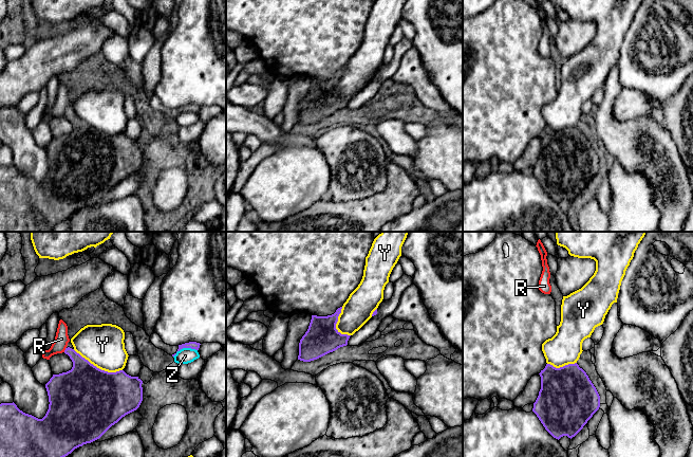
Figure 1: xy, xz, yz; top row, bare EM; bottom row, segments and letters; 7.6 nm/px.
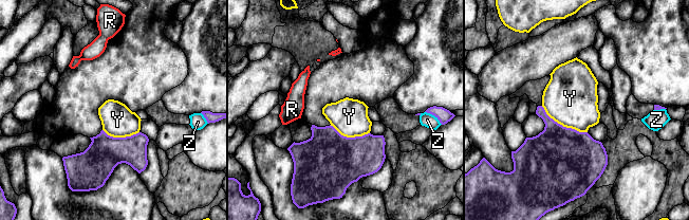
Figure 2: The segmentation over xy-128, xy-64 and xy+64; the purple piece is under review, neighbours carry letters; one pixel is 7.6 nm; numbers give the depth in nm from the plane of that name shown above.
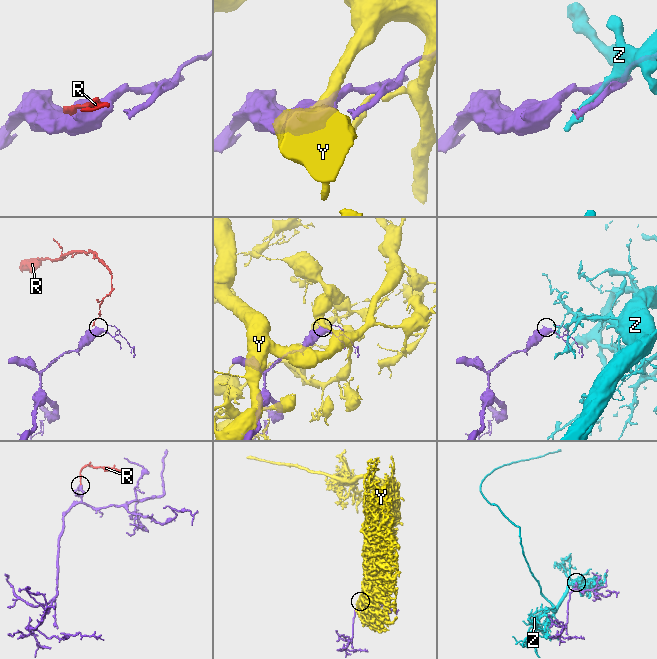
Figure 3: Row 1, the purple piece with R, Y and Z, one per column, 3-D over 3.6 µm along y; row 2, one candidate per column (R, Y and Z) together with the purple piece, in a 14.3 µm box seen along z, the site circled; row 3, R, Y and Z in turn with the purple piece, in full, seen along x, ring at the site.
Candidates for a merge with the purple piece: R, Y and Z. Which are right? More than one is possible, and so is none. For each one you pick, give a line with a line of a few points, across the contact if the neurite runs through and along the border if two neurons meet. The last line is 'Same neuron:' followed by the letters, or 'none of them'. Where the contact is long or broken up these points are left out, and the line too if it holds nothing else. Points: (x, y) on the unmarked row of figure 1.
Same neuron: none of them

